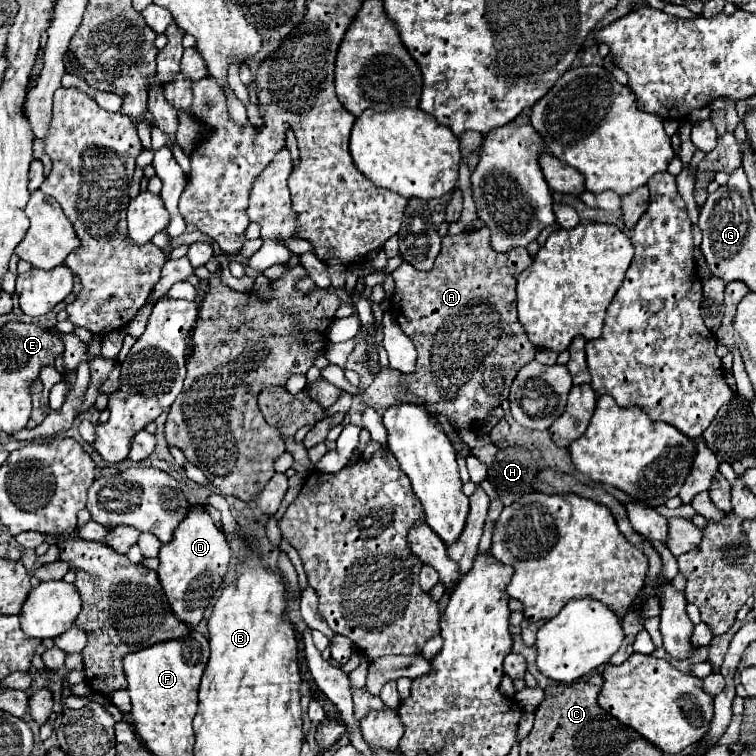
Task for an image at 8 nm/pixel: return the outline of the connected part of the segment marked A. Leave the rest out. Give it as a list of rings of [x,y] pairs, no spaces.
[[[484,225],[474,231],[444,237],[434,269],[418,271],[408,261],[402,261],[392,273],[396,291],[390,301],[390,313],[418,351],[416,371],[402,375],[398,387],[402,393],[412,393],[422,399],[426,407],[436,411],[436,417],[444,417],[452,425],[456,441],[460,441],[462,429],[470,429],[474,421],[486,419],[494,407],[508,399],[516,373],[534,359],[536,347],[516,319],[516,277],[530,263],[530,255],[524,247],[512,249],[510,253],[490,249],[490,229]]]

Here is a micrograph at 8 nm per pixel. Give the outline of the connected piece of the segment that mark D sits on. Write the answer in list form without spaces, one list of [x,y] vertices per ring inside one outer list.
[[[192,505],[186,517],[178,523],[172,541],[160,547],[158,559],[158,577],[176,617],[194,629],[230,569],[230,545],[226,535],[214,525],[204,505]]]

